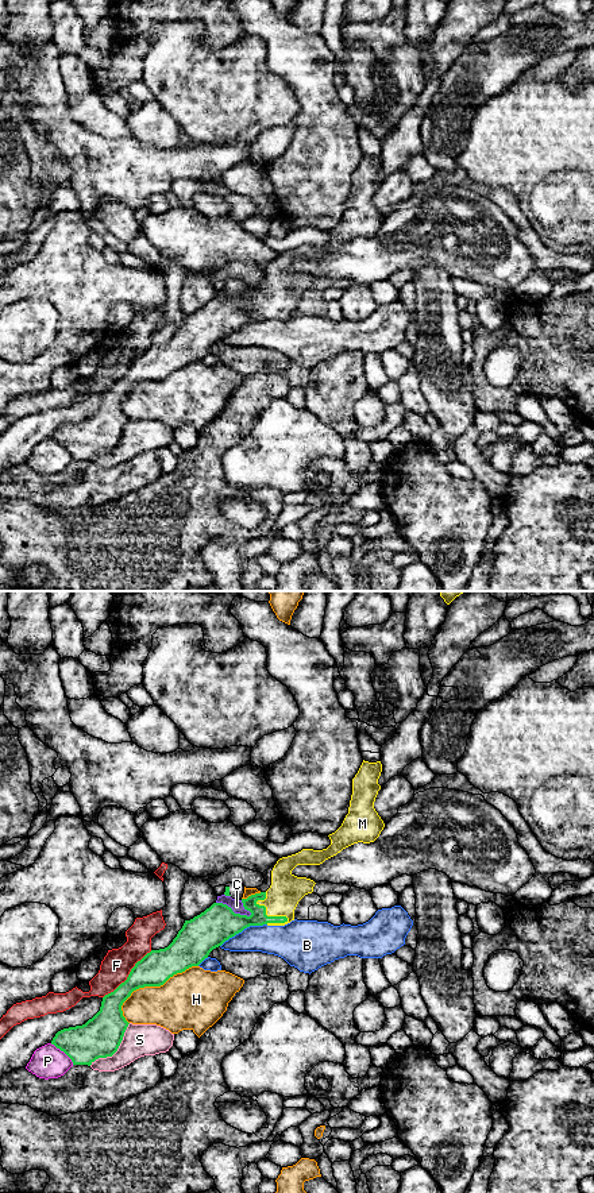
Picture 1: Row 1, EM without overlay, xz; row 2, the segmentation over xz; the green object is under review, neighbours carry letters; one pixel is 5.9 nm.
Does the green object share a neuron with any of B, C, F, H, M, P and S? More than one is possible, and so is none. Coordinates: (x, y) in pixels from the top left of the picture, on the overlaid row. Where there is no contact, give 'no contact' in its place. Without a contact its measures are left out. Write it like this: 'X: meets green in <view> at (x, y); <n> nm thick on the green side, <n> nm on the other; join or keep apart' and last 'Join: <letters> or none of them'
B: meets green in xz at (243, 929); 220 nm thick on the green side, 190 nm on the other; keep apart
C: meets green in xz at (232, 911); 220 nm thick on the green side, 70 nm on the other; keep apart
F: meets green in xz at (128, 975); 200 nm thick on the green side, 180 nm on the other; keep apart
H: meets green in xz at (151, 985); 200 nm thick on the green side, 360 nm on the other; keep apart
M: meets green in xz at (265, 912); 180 nm thick on the green side, 200 nm on the other; join
P: meets green in xz at (62, 1050); 240 nm thick on the green side, 190 nm on the other; keep apart
S: meets green in xz at (116, 1050); 240 nm thick on the green side, 190 nm on the other; keep apart
Join: M

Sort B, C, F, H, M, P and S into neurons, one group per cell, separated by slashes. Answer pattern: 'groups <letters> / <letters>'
groups B / C / F / H / M / P / S

